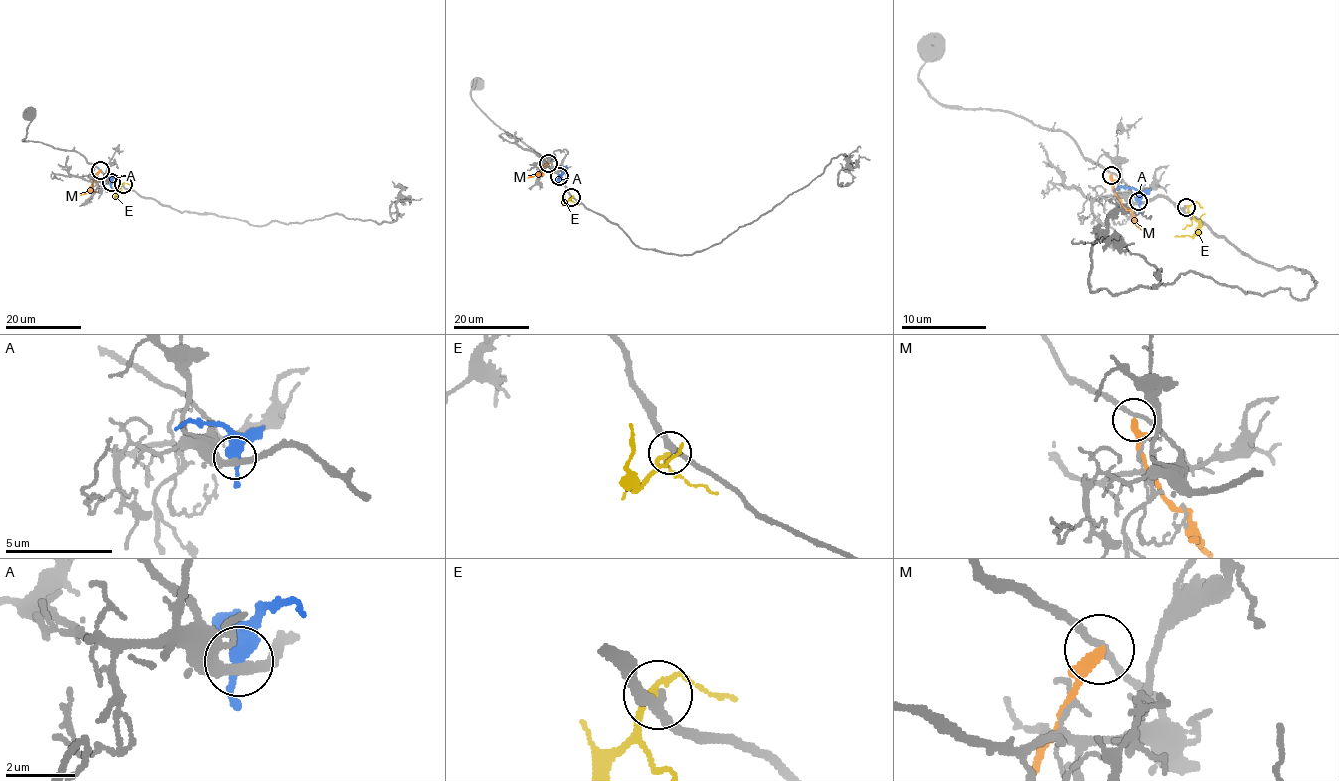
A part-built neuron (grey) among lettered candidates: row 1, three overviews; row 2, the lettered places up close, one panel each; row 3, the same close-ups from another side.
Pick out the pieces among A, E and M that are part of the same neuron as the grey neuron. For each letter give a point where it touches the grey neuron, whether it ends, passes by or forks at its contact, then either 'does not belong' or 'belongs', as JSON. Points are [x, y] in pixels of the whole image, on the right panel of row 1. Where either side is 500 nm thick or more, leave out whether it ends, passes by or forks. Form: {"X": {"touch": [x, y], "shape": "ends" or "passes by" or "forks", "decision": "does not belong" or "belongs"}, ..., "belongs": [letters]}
{"A": {"touch": [1138, 201], "shape": "forks", "decision": "does not belong"}, "E": {"touch": [1186, 207], "shape": "passes by", "decision": "belongs"}, "M": {"touch": [1111, 175], "shape": "passes by", "decision": "does not belong"}, "belongs": ["E"]}

